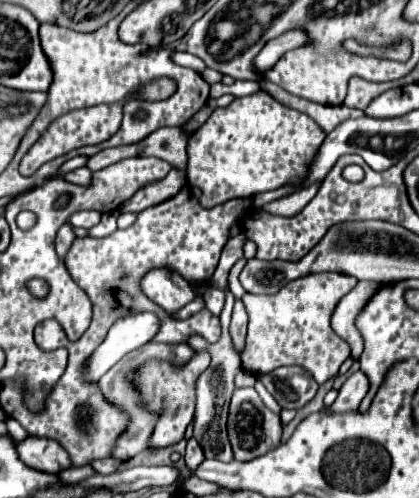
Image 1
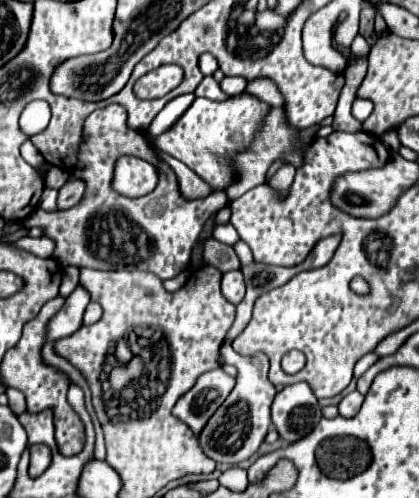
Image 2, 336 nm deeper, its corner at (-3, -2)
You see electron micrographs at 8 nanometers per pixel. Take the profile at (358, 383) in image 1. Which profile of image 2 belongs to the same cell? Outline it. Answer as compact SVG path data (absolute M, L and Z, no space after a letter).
M355 390L355 392L347 394L347 396L339 402L339 414L345 416L345 418L349 418L349 416L353 416L353 414L359 412L361 404L363 404L363 396Z

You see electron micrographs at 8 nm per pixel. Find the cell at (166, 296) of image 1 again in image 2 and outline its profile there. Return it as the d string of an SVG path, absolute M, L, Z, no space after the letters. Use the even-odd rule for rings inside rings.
M109 104L95 110L85 120L85 144L79 150L79 170L73 174L87 182L87 194L81 206L73 206L61 212L35 210L23 224L45 228L45 236L53 238L57 248L53 258L61 266L119 270L133 264L137 270L147 270L169 280L189 268L191 250L205 226L205 222L223 206L229 198L225 192L211 192L205 198L187 200L181 196L173 170L149 150L145 136L127 126L127 110L121 104ZM123 154L139 156L147 162L155 162L159 168L157 188L141 198L127 198L111 190L111 178L115 160Z

